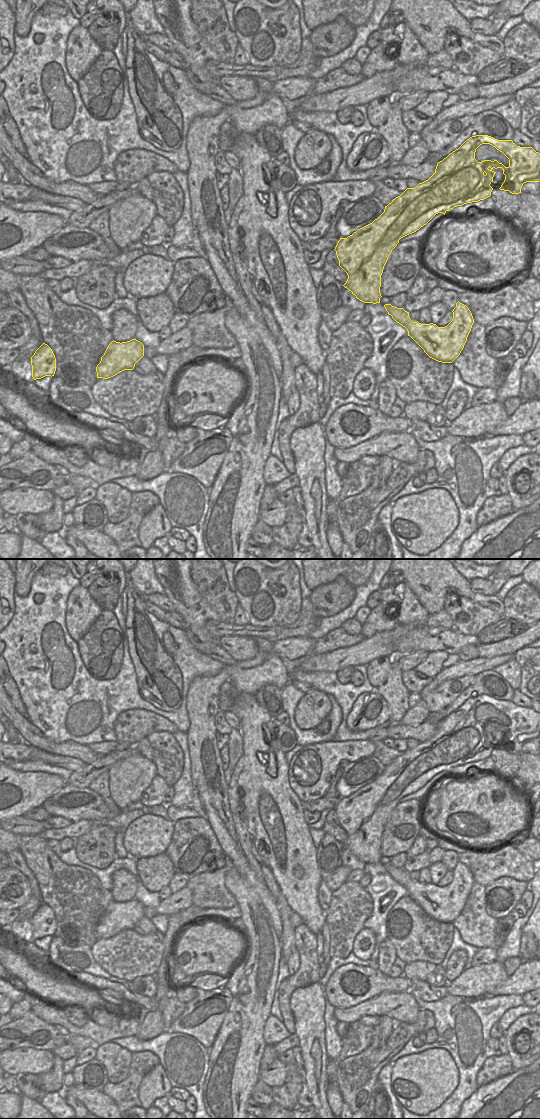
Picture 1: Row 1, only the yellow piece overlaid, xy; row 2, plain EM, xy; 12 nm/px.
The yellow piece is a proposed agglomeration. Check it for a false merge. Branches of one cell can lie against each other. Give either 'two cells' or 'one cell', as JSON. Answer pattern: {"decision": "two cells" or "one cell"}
{"decision": "one cell"}

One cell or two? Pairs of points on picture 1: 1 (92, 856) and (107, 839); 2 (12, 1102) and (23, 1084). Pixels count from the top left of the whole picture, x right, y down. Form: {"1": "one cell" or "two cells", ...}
{"1": "one cell", "2": "one cell"}

